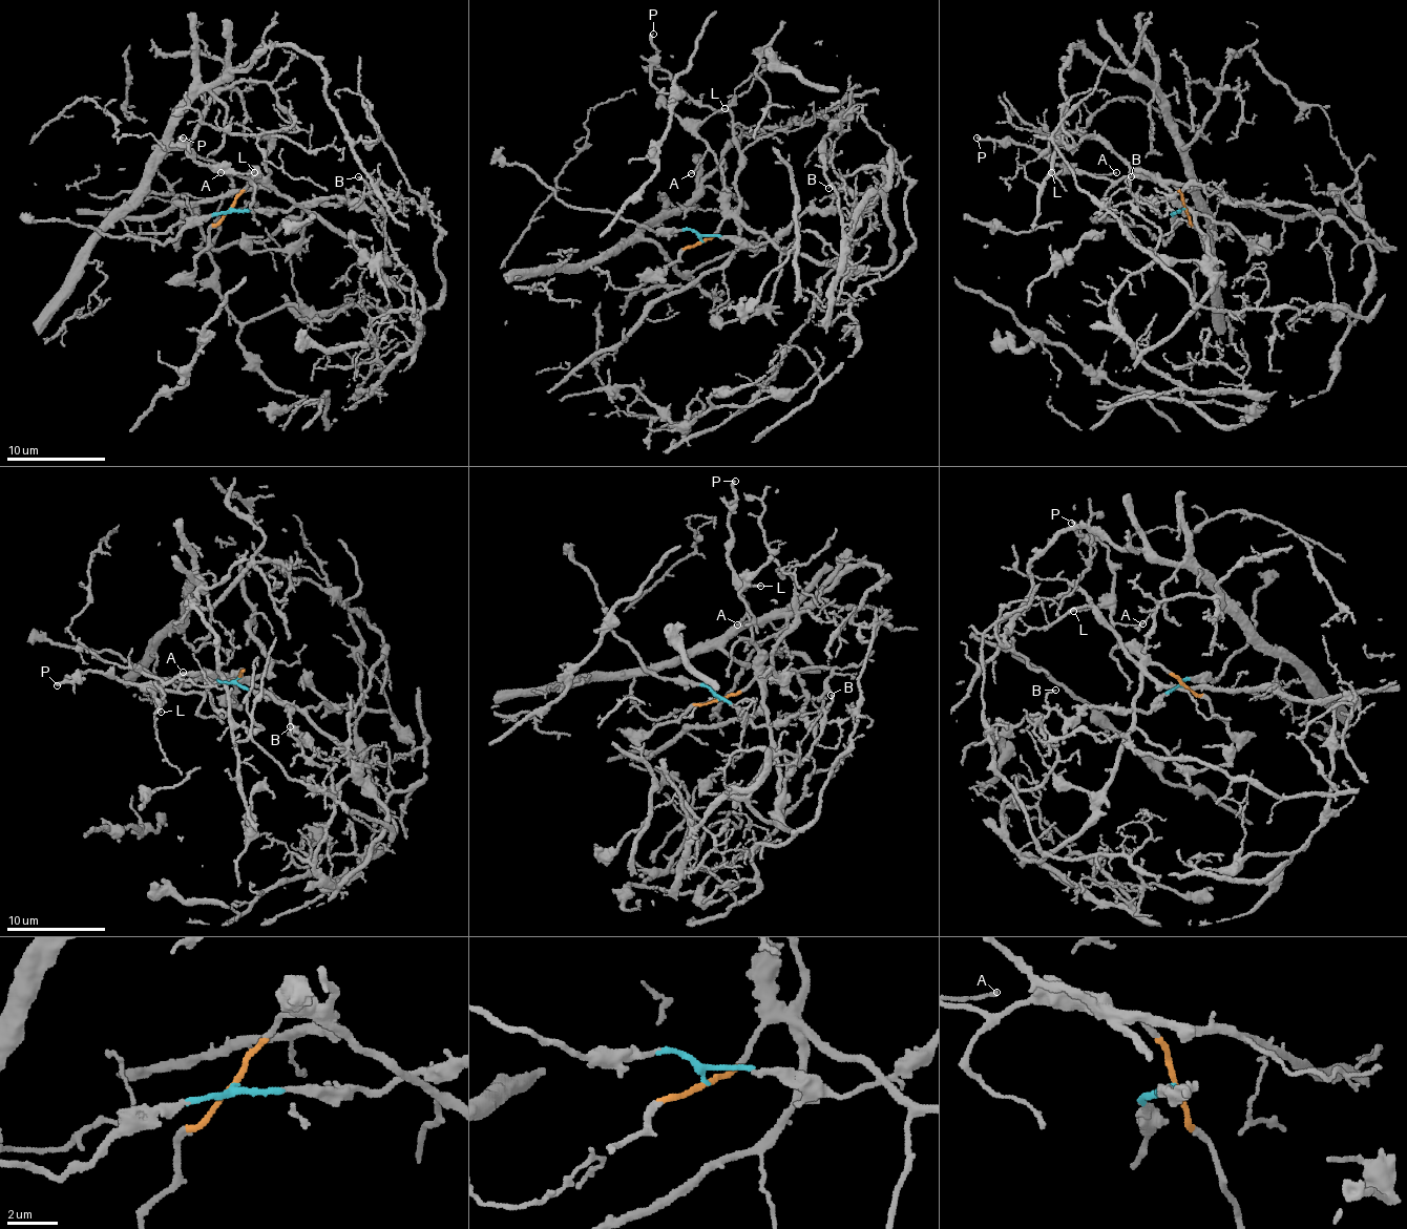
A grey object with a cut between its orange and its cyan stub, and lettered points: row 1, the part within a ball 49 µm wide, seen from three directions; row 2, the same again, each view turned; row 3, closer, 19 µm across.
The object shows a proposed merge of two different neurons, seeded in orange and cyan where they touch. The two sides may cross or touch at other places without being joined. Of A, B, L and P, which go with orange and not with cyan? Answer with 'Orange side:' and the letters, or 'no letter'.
Orange side: A, L, P

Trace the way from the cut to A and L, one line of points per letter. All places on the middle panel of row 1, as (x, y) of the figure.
A: (700, 242), (720, 225), (726, 183), (720, 166), (710, 151), (691, 173)
L: (700, 242), (722, 217), (726, 183), (720, 166), (695, 126), (726, 109)

